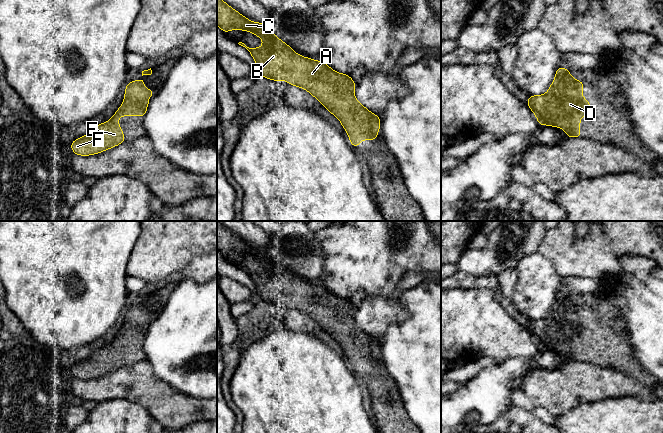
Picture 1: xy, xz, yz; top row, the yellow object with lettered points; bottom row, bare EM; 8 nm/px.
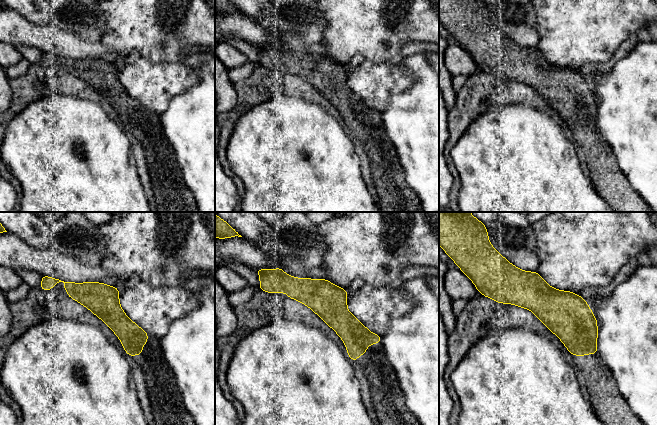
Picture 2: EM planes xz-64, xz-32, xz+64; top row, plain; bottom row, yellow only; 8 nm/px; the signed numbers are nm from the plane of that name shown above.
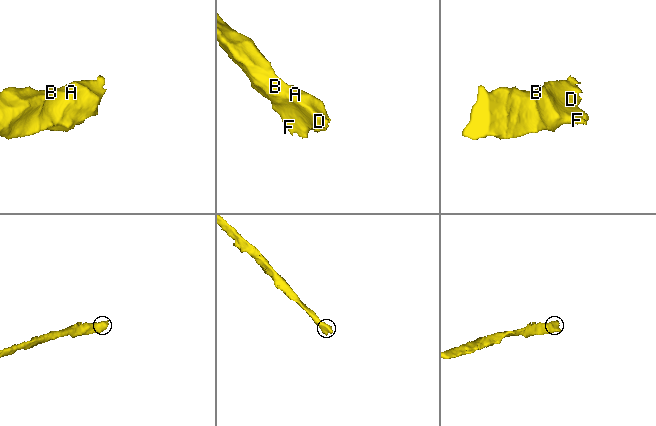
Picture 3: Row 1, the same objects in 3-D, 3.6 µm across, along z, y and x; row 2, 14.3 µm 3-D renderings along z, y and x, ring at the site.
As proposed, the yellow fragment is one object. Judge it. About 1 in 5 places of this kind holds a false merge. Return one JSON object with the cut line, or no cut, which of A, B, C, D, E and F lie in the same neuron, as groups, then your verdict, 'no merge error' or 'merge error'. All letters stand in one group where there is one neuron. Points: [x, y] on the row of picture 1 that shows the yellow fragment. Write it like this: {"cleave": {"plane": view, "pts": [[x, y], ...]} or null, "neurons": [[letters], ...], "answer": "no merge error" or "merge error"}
{"cleave": null, "neurons": [["A", "B", "C", "D", "E", "F"]], "answer": "no merge error"}

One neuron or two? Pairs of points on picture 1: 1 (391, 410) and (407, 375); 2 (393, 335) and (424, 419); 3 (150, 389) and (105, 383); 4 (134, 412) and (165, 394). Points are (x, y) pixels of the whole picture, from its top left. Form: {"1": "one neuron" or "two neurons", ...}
{"1": "two neurons", "2": "one neuron", "3": "one neuron", "4": "two neurons"}

